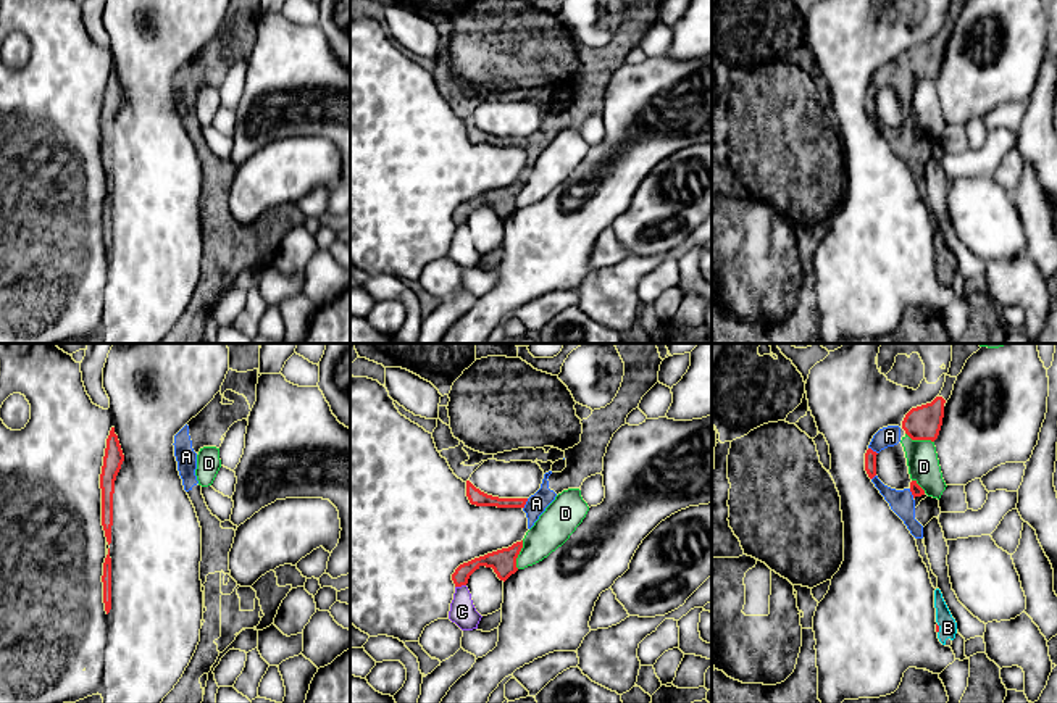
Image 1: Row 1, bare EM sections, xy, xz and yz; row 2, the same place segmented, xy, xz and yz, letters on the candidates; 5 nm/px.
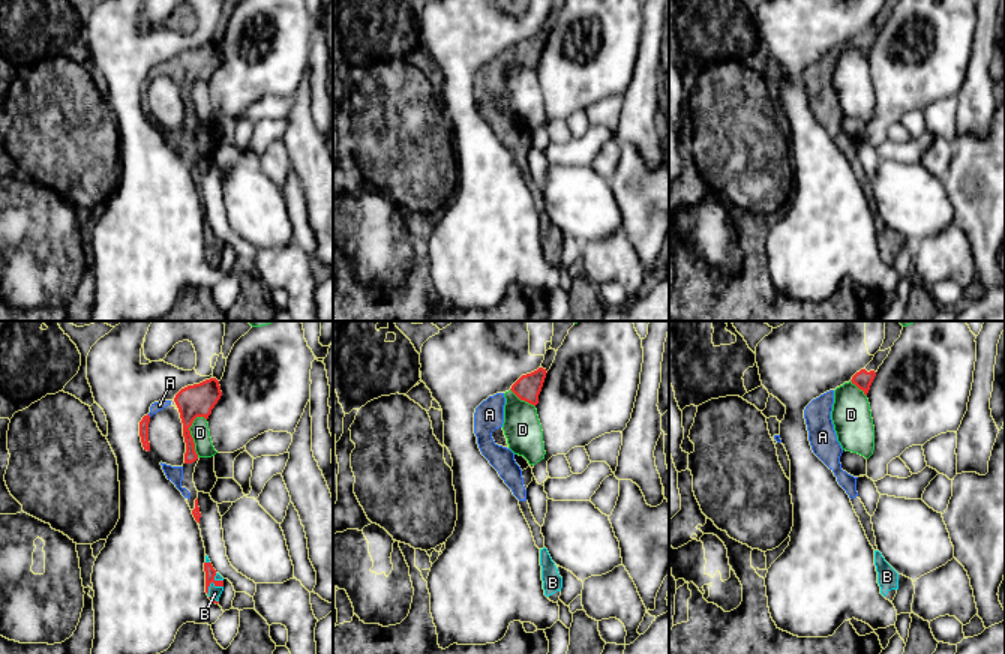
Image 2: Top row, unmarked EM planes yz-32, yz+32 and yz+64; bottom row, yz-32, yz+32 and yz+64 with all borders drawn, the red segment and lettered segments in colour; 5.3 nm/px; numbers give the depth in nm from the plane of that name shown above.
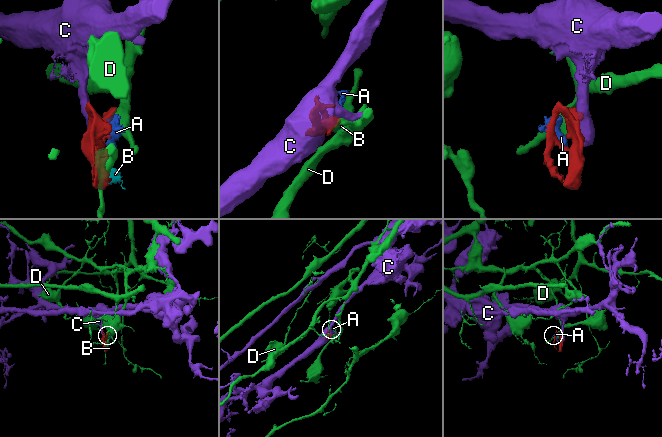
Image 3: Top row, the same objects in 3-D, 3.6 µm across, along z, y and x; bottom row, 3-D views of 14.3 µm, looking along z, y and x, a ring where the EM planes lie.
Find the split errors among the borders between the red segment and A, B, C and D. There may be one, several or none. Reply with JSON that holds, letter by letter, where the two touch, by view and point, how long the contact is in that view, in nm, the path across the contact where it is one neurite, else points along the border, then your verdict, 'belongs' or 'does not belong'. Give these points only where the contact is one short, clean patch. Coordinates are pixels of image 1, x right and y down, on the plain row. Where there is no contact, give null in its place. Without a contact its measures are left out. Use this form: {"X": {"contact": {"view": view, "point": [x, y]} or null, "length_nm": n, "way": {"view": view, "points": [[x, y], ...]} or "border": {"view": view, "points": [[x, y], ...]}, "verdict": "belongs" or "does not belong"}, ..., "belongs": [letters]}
{"A": {"contact": {"view": "xz", "point": [525, 142]}, "length_nm": 60, "verdict": "belongs"}, "B": {"contact": {"view": "yz", "point": [938, 268]}, "length_nm": 50, "verdict": "belongs"}, "C": {"contact": {"view": "xz", "point": [460, 224]}, "length_nm": 60, "border": {"view": "xz", "points": [[465, 223], [455, 226]]}, "verdict": "does not belong"}, "D": {"contact": {"view": "xz", "point": [518, 192]}, "length_nm": 150, "border": {"view": "xz", "points": [[523, 179], [517, 207]]}, "verdict": "does not belong"}, "belongs": ["A", "B"]}

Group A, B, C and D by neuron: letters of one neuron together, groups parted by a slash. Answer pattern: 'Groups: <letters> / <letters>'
Groups: A B / C / D

